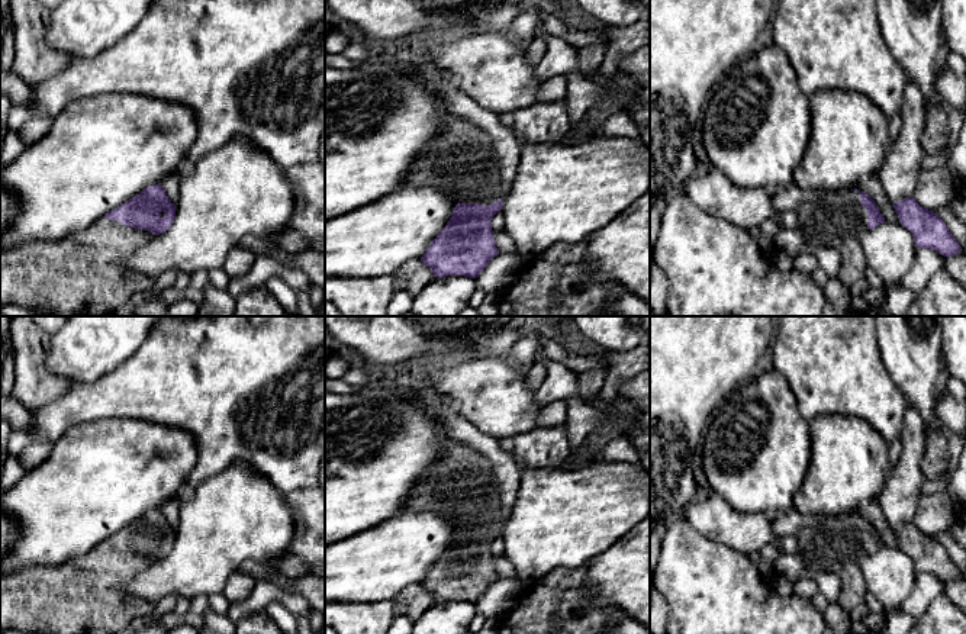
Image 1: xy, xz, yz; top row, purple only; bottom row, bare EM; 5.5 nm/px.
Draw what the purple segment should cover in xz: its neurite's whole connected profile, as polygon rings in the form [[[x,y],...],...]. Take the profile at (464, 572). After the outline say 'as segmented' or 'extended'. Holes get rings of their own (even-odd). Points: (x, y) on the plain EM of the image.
[[[457,440],[445,441],[441,447],[441,458],[412,487],[402,514],[421,511],[448,516],[457,527],[445,553],[426,573],[421,586],[432,595],[434,602],[476,604],[499,579],[493,566],[492,543],[502,534],[503,515],[490,460]]] | extended

